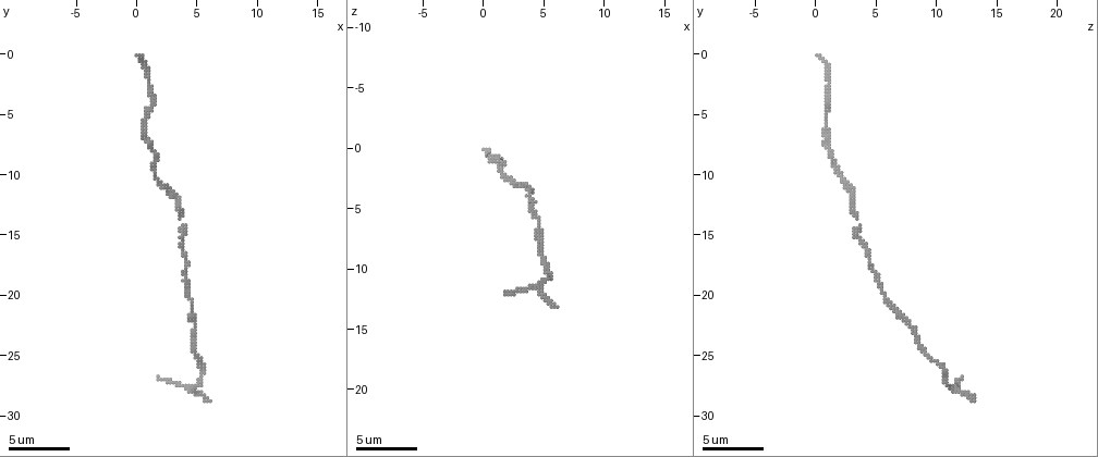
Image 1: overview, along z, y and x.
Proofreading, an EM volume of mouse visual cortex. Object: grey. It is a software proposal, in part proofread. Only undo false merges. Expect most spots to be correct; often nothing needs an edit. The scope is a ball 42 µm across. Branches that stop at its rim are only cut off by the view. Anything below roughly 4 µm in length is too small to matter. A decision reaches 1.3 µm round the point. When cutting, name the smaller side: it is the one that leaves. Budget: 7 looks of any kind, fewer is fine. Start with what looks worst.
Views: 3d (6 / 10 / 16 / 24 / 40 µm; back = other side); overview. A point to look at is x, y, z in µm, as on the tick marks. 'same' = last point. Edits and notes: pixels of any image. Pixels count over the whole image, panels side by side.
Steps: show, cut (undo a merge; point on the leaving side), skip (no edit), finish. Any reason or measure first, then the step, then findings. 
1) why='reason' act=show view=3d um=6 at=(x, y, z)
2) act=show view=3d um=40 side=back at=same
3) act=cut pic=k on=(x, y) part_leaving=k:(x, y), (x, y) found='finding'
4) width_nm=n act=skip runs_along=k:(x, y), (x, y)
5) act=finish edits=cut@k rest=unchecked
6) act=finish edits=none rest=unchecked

why='a narrow waist' act=show view=3d um=10 at=(1.6, 10.0, 2.2)

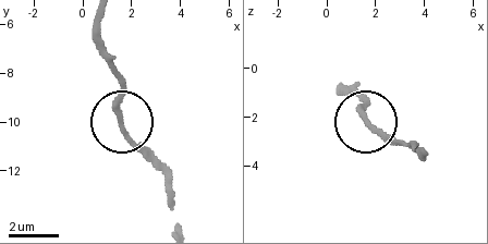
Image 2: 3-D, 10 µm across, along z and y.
act=skip runs_along=2:(421, 153), (389, 142), (366, 123), (357, 85) found='continuous, no second neuron'

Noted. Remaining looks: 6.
why='calibre changes' act=show view=3d um=6 at=(4.8, 21.4, 6.8)

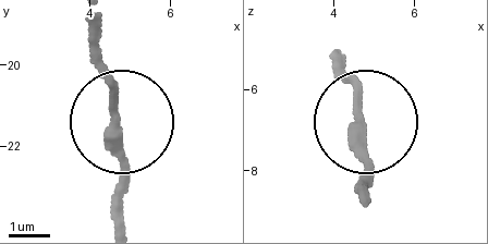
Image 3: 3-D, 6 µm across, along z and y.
act=skip runs_along=3:(93, 27), (124, 200) found='one neuron here'

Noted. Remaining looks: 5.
why='thin neck' act=show view=3d um=10 at=(0.6, 5.4, 0.8)

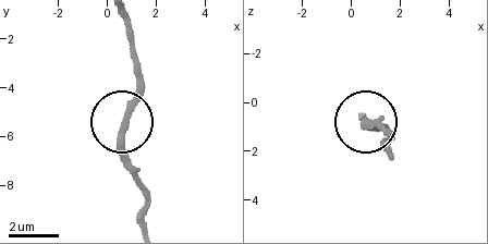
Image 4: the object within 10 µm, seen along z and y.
width_nm=230 act=skip found='one neuron here'

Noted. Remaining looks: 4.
act=finish edits=none rest=unchecked

